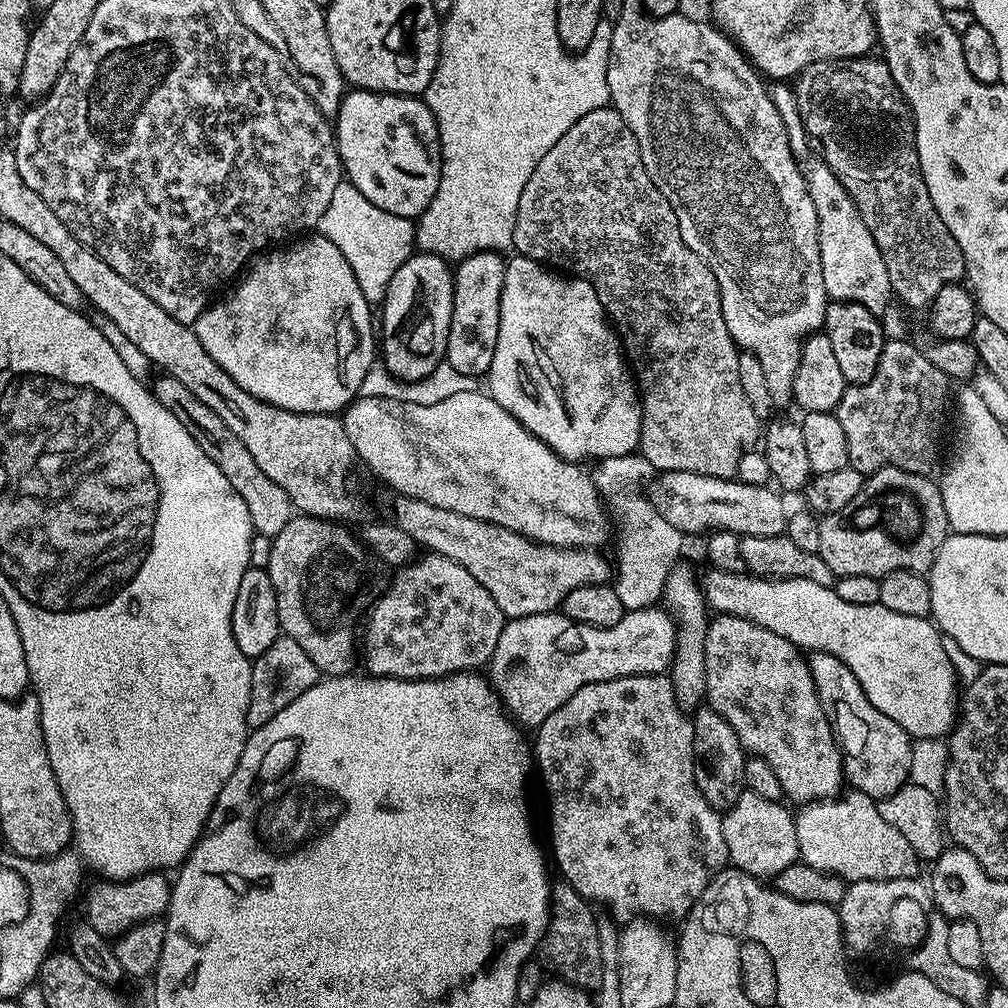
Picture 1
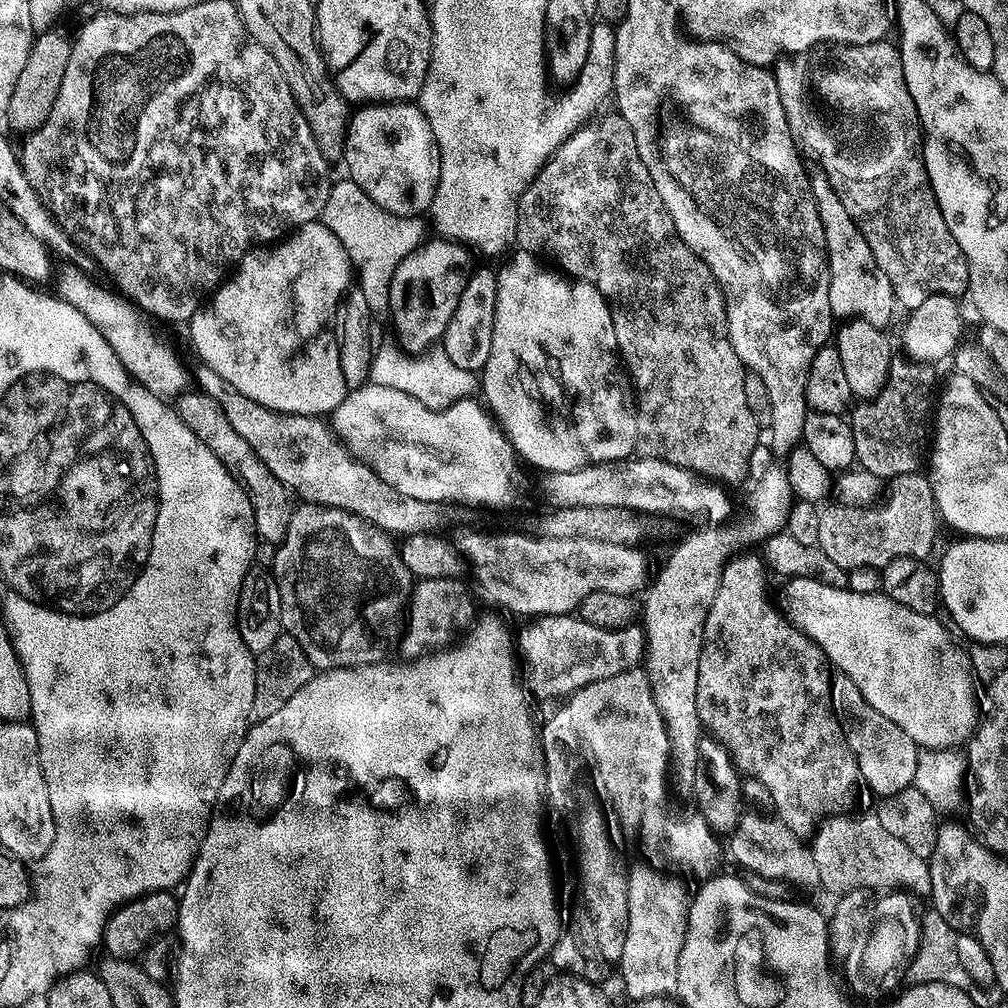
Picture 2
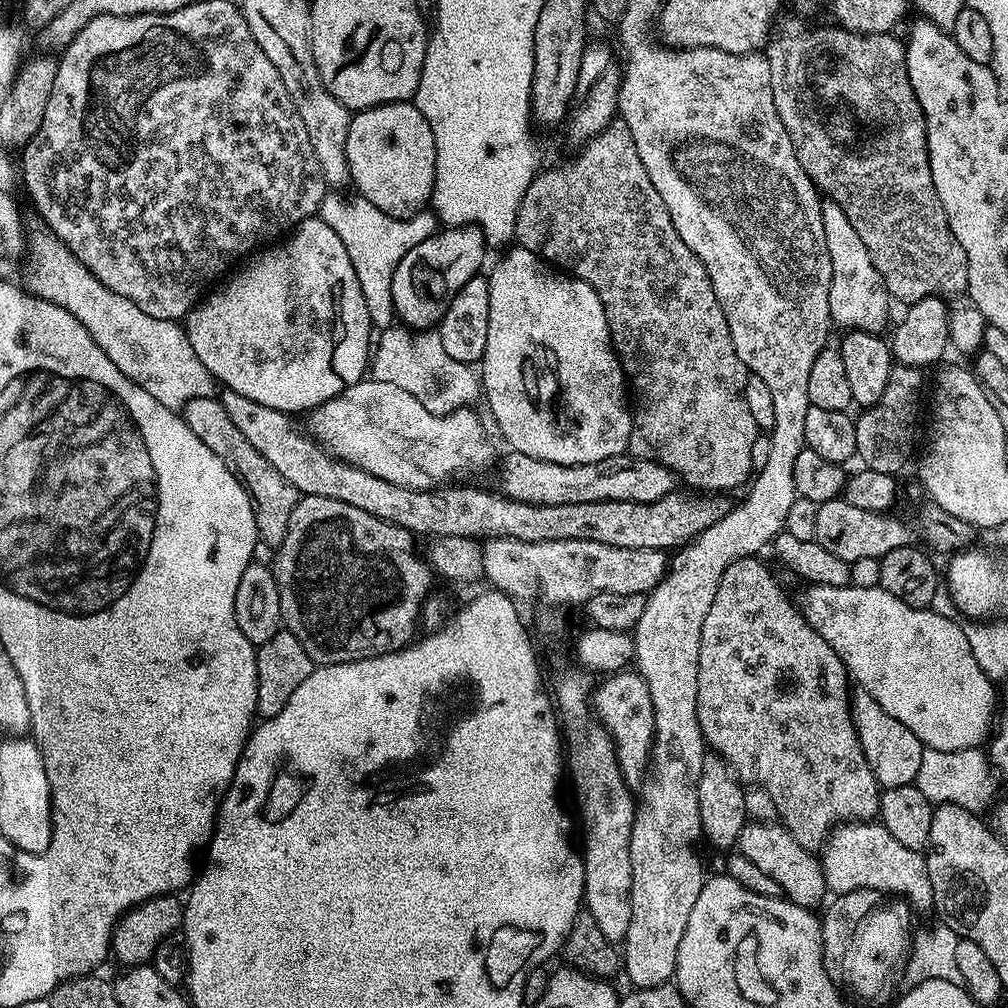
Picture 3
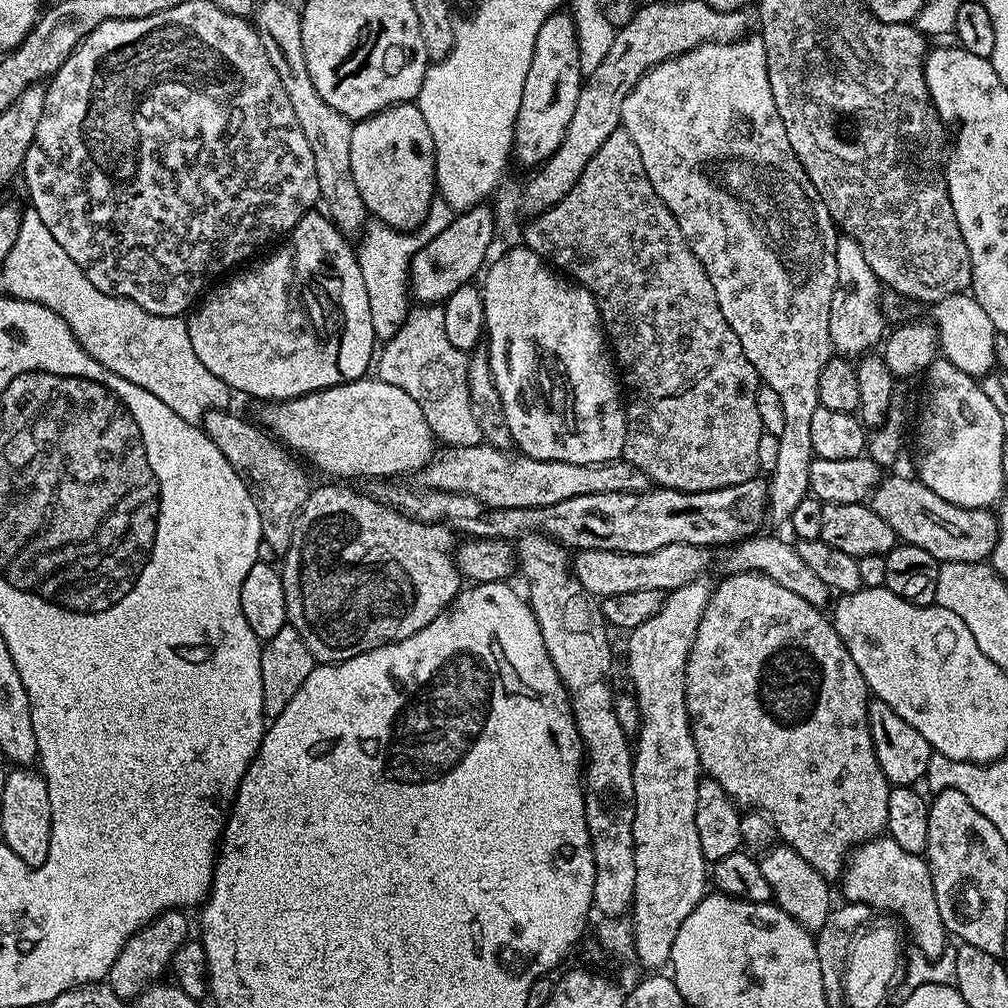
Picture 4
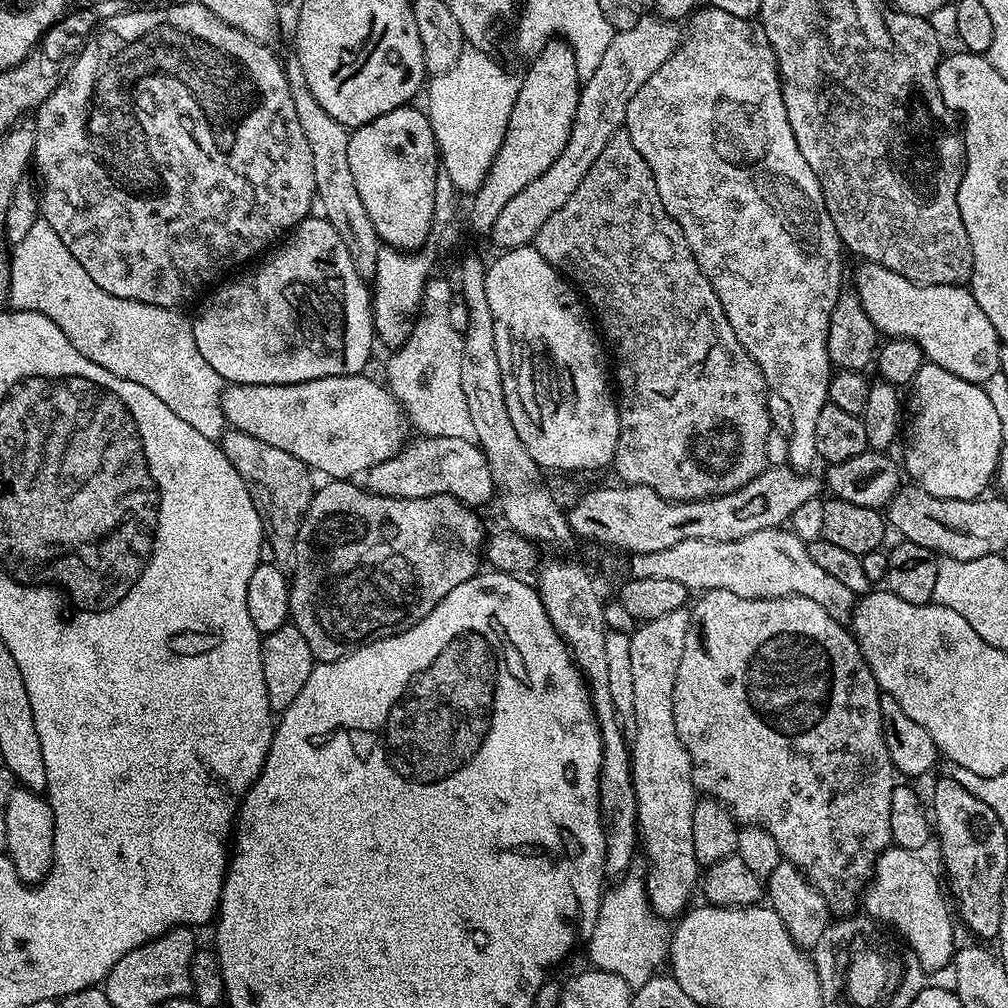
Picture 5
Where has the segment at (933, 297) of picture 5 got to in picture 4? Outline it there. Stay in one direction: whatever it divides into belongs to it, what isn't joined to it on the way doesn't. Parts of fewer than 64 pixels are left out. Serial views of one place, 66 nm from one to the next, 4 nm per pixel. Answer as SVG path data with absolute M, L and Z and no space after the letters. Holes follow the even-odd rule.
M959 292L935 301L933 308L936 309L933 310L931 319L934 321L938 348L943 359L958 366L958 370L967 376L983 378L989 375L997 367L994 342L998 333L986 315L986 310L978 306L976 297Z

